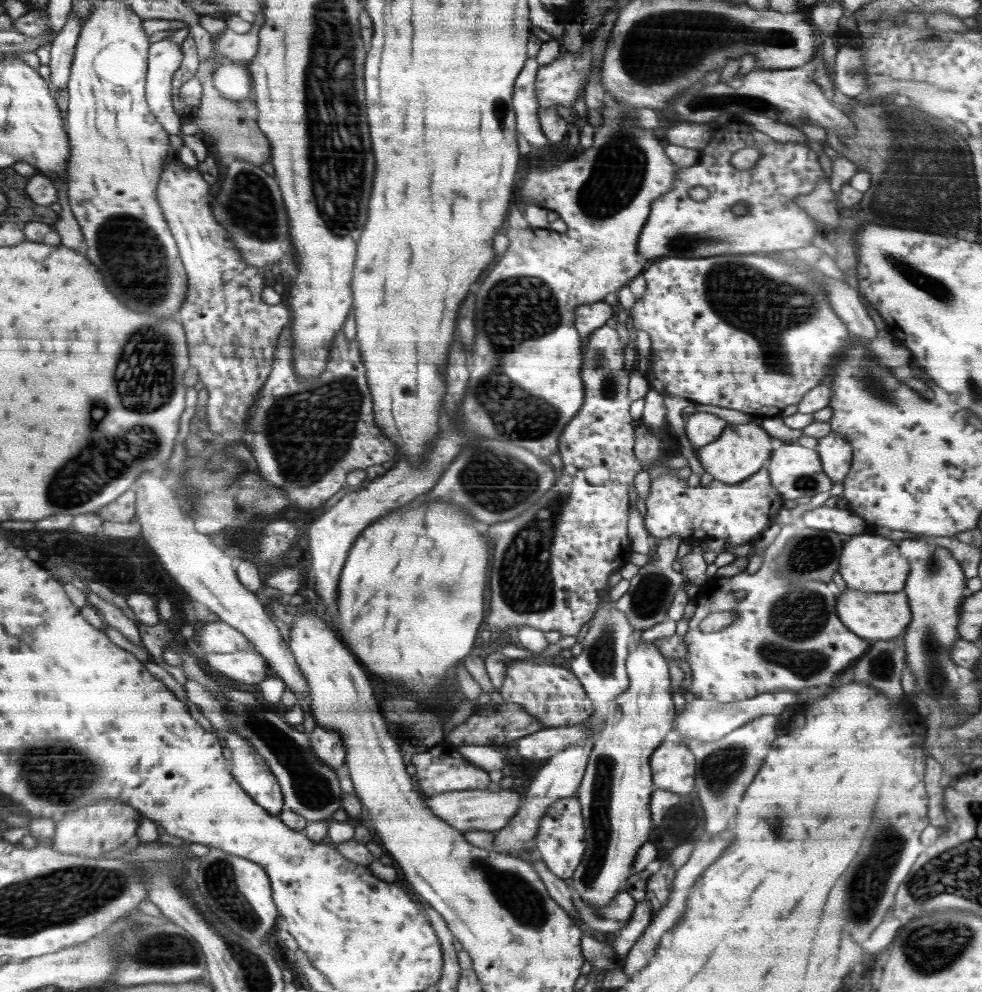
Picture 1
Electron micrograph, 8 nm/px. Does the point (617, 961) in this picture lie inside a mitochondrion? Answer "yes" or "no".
no

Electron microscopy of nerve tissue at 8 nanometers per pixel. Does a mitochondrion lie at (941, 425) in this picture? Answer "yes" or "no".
no

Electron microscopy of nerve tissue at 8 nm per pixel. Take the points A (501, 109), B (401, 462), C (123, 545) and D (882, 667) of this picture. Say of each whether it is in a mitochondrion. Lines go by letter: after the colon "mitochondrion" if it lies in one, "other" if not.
A: other
B: other
C: other
D: mitochondrion

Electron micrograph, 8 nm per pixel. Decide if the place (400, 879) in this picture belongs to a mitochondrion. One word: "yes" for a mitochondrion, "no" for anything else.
no

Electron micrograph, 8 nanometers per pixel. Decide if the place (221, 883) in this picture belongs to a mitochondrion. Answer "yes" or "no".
yes

